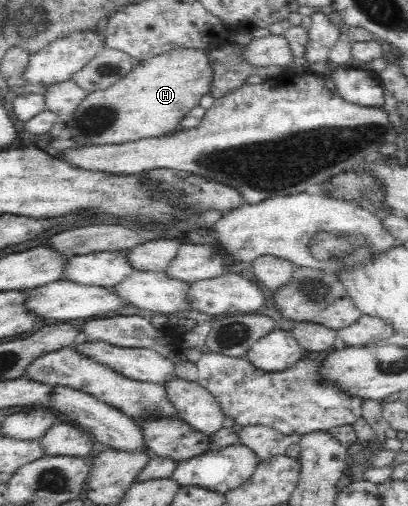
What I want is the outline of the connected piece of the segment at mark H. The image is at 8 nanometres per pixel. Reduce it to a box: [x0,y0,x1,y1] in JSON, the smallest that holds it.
[63,49,213,146]

